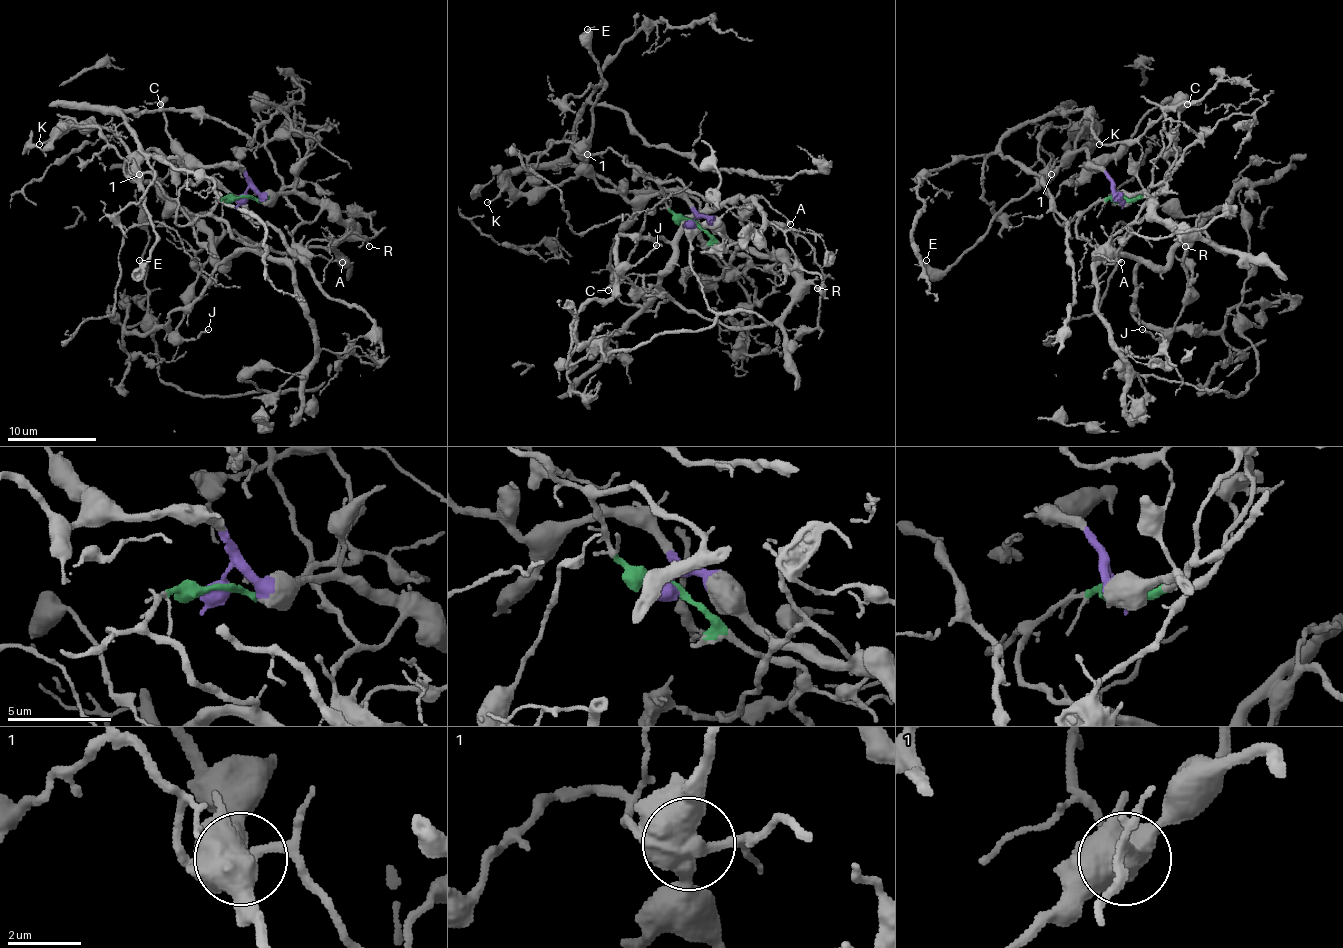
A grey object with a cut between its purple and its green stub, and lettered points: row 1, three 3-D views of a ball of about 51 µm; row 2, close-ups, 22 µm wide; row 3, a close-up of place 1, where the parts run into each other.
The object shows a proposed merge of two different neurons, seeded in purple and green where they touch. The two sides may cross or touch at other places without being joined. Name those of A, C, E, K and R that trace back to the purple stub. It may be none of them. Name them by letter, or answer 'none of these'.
A, C, E, K, R

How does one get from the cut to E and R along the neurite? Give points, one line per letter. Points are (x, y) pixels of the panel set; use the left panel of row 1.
E: (246, 196), (248, 178), (237, 167), (177, 169), (152, 149), (139, 182), (157, 242), (143, 271), (139, 260)
R: (246, 196), (248, 189), (257, 189), (261, 193), (306, 193), (313, 200), (330, 207), (368, 247)

